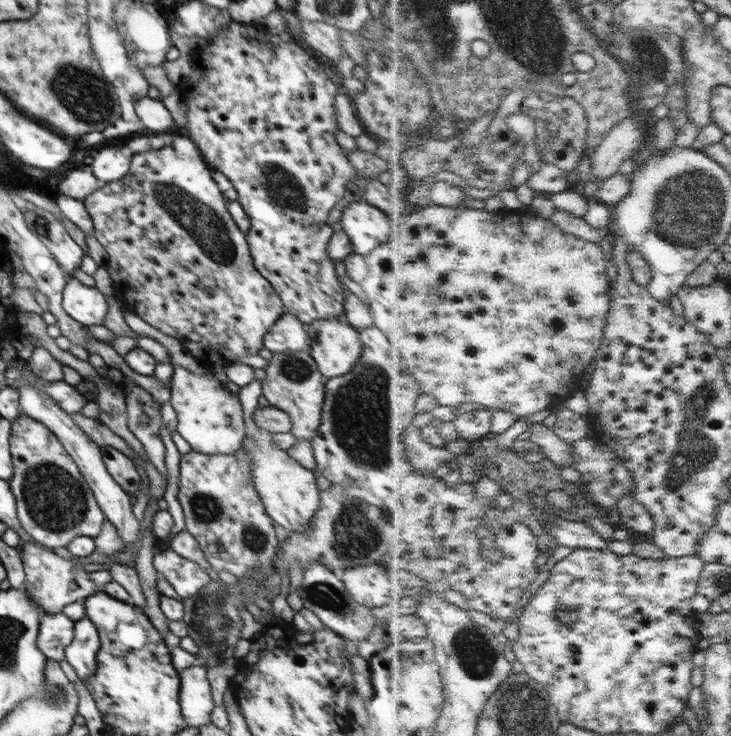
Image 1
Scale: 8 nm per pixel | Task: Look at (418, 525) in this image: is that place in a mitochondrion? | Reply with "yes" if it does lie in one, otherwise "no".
no

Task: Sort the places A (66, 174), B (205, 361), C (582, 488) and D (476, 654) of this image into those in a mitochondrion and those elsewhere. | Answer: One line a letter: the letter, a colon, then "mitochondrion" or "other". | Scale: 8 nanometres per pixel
A: other
B: other
C: other
D: mitochondrion

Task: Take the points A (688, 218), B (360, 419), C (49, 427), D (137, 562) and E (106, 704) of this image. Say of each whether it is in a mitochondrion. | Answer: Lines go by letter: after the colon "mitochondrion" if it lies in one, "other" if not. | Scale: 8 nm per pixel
A: mitochondrion
B: mitochondrion
C: other
D: other
E: other

